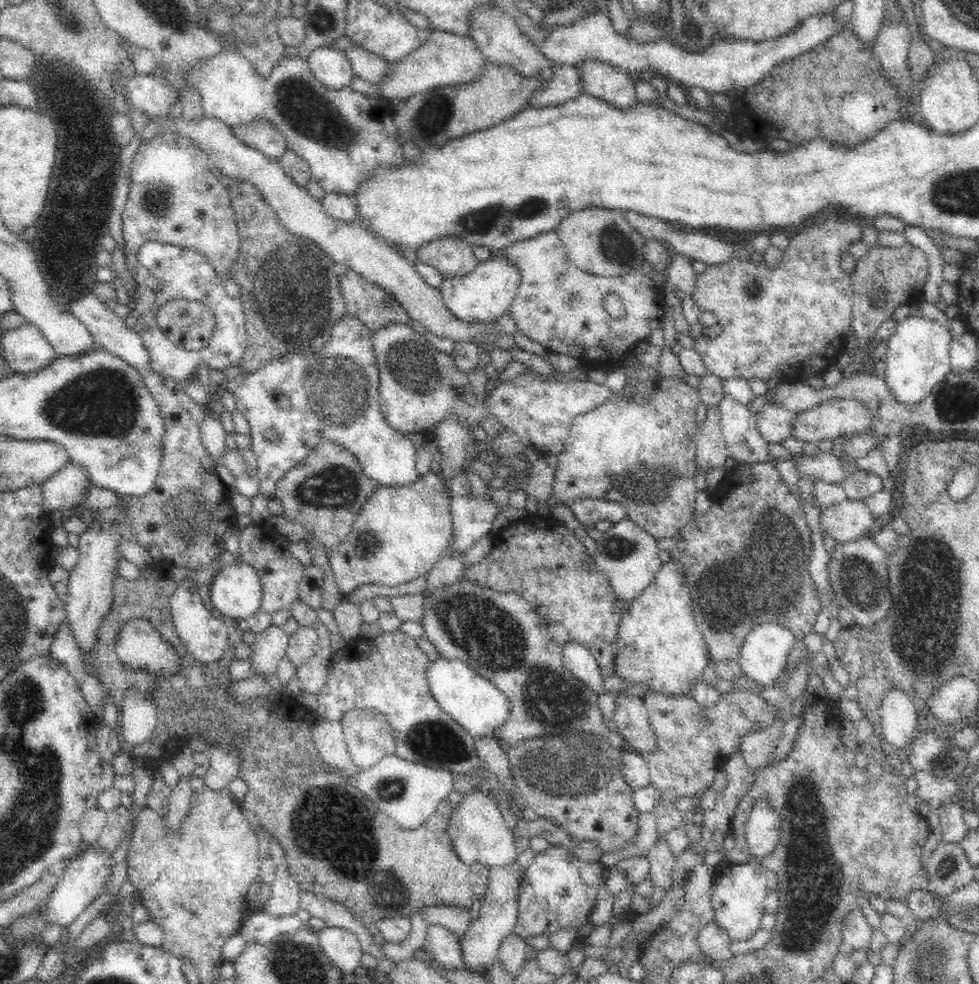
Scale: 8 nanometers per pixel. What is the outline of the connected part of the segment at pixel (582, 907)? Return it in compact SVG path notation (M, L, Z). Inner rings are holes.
M549 847L546 852L536 854L520 891L520 916L513 932L526 940L540 934L549 938L564 930L573 933L578 941L596 906L600 886L606 888L608 869L600 863L580 860L558 847Z

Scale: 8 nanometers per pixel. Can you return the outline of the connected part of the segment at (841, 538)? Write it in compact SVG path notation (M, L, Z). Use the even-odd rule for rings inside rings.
M859 500L844 501L838 505L821 510L819 528L823 540L830 538L834 544L854 542L868 535L874 520L867 506Z

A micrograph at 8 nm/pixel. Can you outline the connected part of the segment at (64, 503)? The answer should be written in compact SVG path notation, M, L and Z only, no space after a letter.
M69 462L48 482L41 485L44 508L49 514L82 506L87 490L84 489L88 477L84 469Z

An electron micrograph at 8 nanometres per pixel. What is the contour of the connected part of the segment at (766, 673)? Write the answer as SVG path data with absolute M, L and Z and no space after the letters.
M762 622L754 630L748 632L737 661L741 666L741 671L748 679L753 680L760 687L771 687L785 676L785 668L788 664L789 656L795 651L797 638L791 630L776 624L775 622Z

